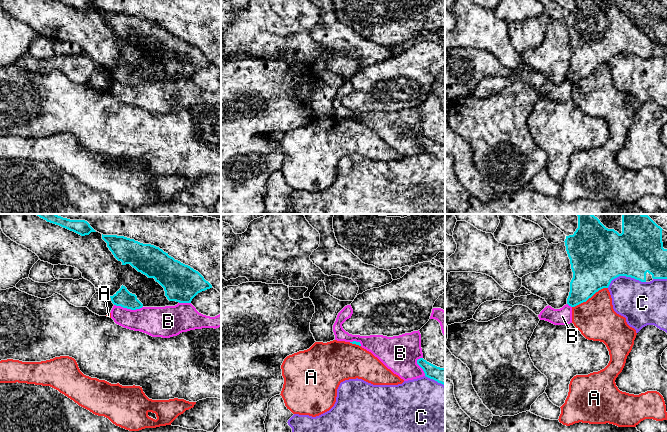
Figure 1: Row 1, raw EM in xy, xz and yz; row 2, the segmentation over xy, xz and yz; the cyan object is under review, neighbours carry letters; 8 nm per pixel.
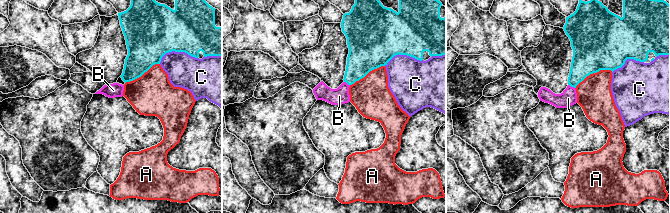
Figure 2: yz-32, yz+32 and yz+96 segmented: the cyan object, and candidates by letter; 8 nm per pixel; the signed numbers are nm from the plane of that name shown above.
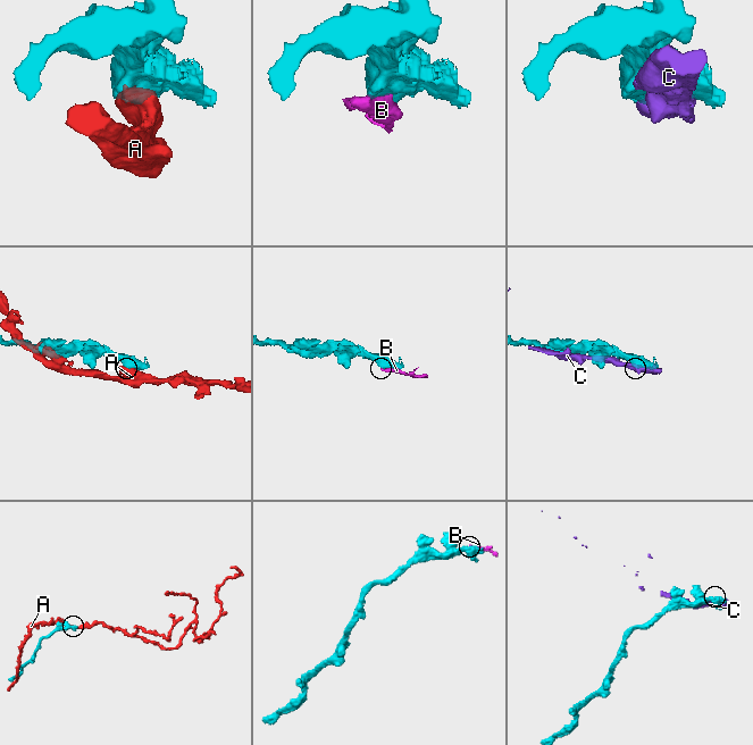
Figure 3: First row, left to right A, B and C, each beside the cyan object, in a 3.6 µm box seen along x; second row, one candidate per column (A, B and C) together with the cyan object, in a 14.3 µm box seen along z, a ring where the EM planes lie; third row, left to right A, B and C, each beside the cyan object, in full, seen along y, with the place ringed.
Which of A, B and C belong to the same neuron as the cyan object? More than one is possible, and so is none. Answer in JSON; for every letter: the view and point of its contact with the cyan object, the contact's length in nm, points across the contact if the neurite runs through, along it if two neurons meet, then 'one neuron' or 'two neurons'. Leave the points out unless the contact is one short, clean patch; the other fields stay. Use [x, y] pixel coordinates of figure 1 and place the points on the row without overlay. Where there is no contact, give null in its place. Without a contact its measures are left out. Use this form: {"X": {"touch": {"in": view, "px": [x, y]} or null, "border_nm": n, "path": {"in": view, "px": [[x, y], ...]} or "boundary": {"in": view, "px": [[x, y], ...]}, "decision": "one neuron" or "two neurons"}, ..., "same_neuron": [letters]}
{"A": {"touch": {"in": "yz", "px": [589, 73]}, "border_nm": 340, "decision": "two neurons"}, "B": {"touch": {"in": "xy", "px": [128, 84]}, "border_nm": 240, "decision": "two neurons"}, "C": {"touch": {"in": "yz", "px": [625, 51]}, "border_nm": 320, "decision": "two neurons"}, "same_neuron": []}

